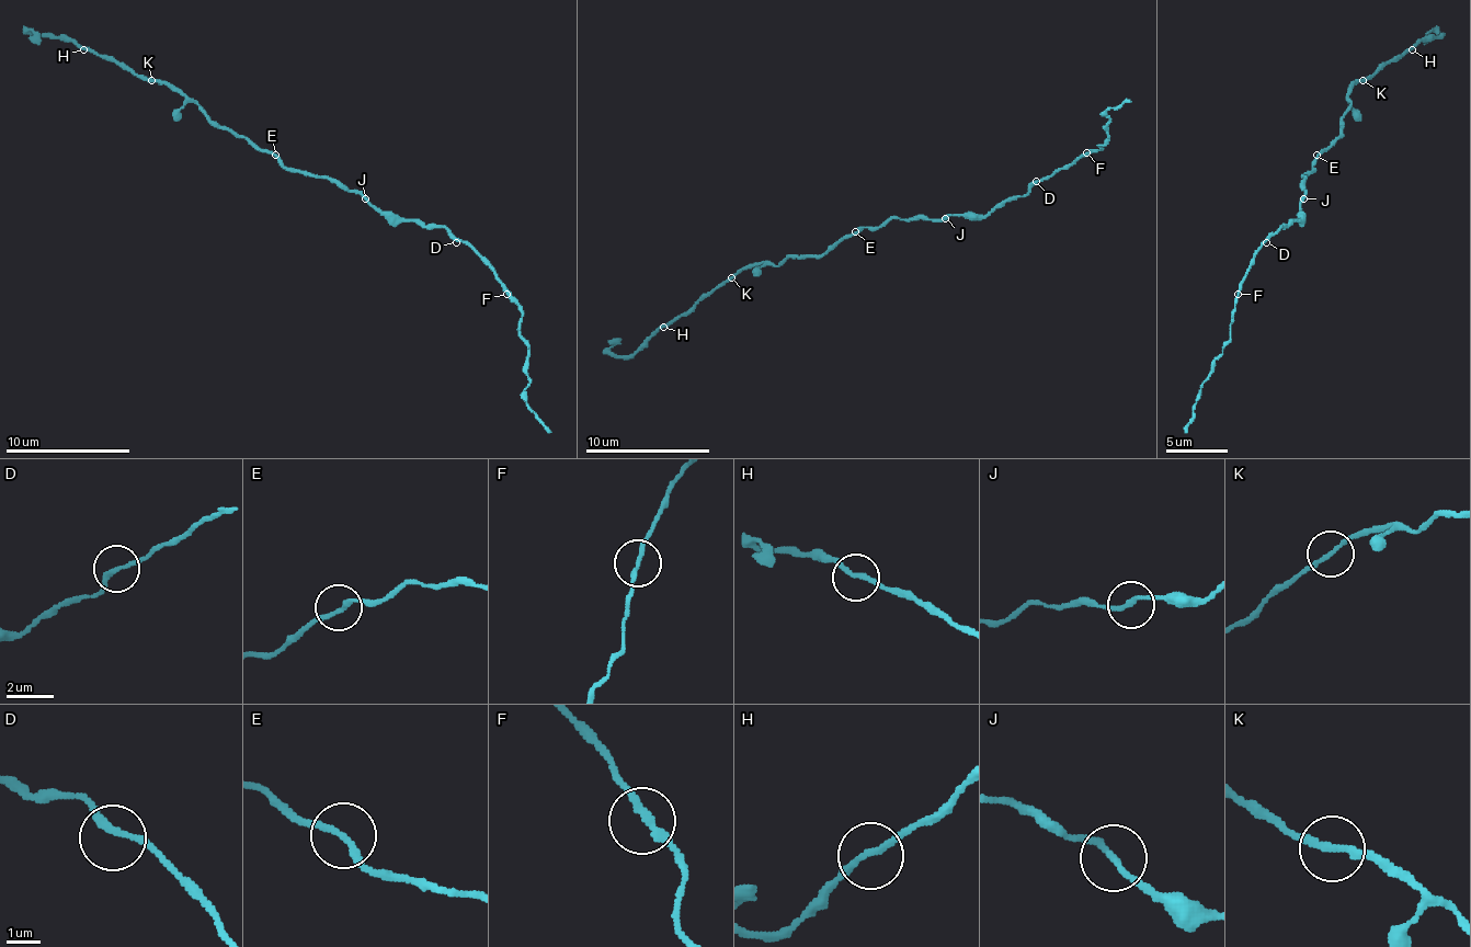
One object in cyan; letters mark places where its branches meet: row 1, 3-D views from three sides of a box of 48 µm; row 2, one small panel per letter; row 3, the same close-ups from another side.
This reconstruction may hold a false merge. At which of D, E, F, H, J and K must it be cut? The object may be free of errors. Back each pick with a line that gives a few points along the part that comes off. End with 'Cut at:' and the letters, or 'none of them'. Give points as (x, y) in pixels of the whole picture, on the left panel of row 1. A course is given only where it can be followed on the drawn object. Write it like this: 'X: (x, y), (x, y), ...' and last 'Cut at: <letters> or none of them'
Cut at: none of them

